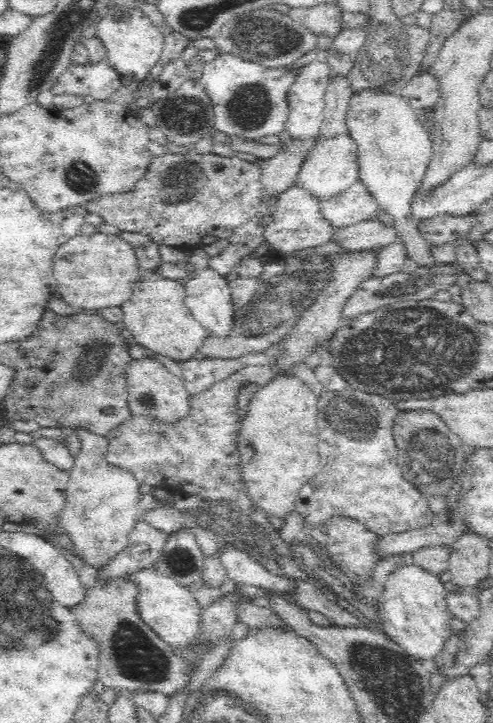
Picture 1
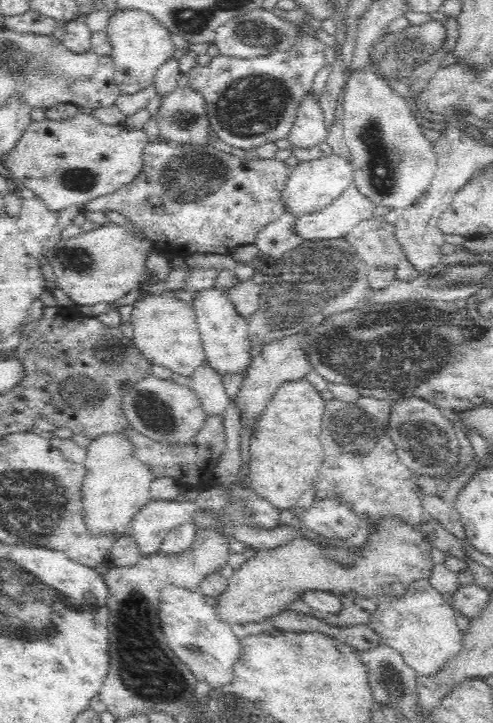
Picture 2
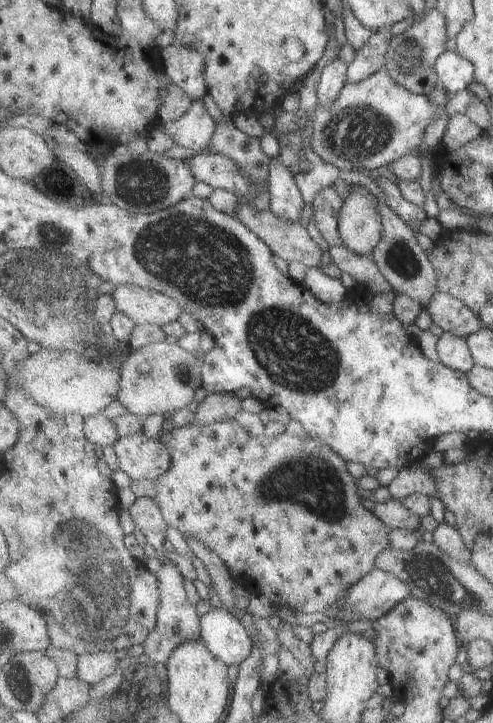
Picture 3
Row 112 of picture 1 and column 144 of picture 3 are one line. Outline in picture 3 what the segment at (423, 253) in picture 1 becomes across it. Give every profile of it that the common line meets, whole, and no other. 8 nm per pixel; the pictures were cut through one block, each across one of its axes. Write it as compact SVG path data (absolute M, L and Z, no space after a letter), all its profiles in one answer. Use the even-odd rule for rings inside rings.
M167 341L154 343L143 349L133 350L121 368L123 377L119 400L129 412L138 414L142 418L152 416L152 414L163 415L168 414L168 412L174 414L187 409L196 400L198 389L205 386L204 365L202 359L196 358L195 352L190 352L179 344L170 344Z

